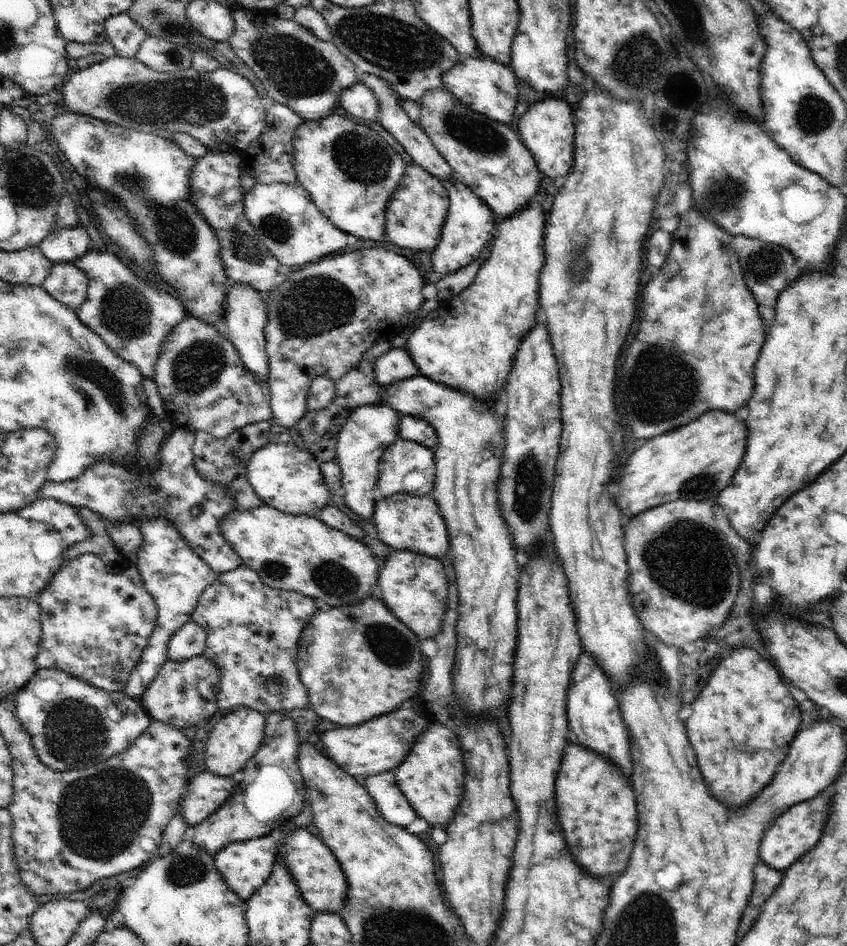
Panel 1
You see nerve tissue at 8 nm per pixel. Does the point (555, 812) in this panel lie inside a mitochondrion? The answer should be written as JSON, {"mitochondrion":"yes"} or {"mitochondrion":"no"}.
{"mitochondrion":"no"}

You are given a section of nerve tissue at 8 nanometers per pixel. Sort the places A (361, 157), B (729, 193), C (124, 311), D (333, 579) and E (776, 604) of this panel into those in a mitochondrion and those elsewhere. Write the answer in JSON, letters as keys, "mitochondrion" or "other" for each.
{"A":"mitochondrion","B":"mitochondrion","C":"mitochondrion","D":"mitochondrion","E":"other"}

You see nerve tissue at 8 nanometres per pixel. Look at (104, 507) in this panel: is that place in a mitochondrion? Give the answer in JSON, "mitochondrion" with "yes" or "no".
{"mitochondrion":"no"}

